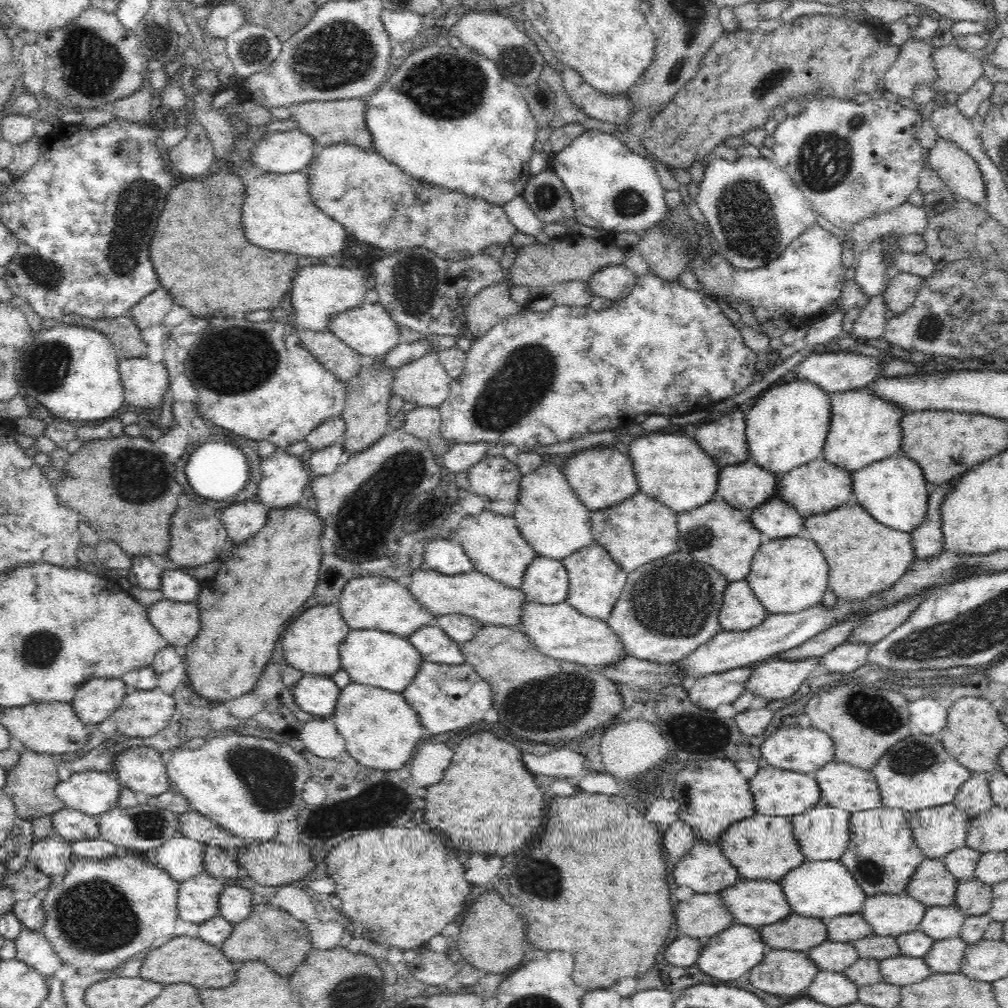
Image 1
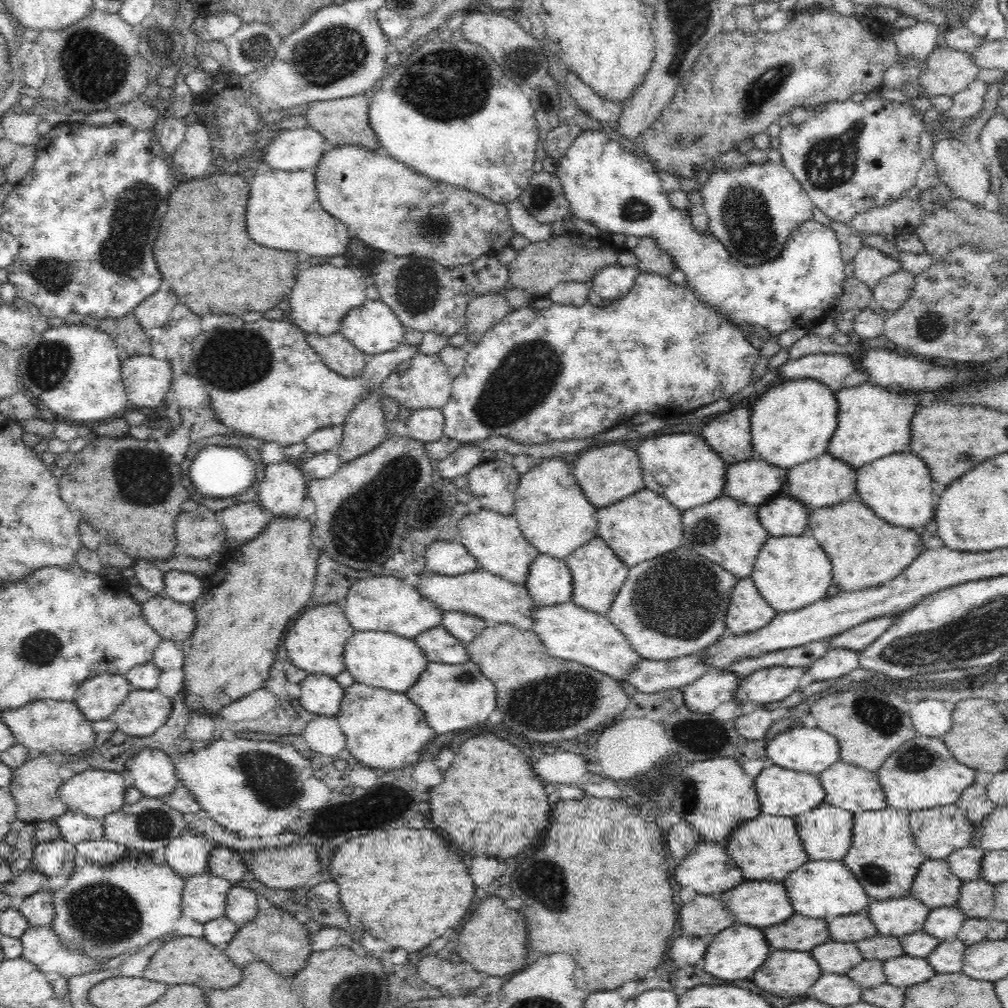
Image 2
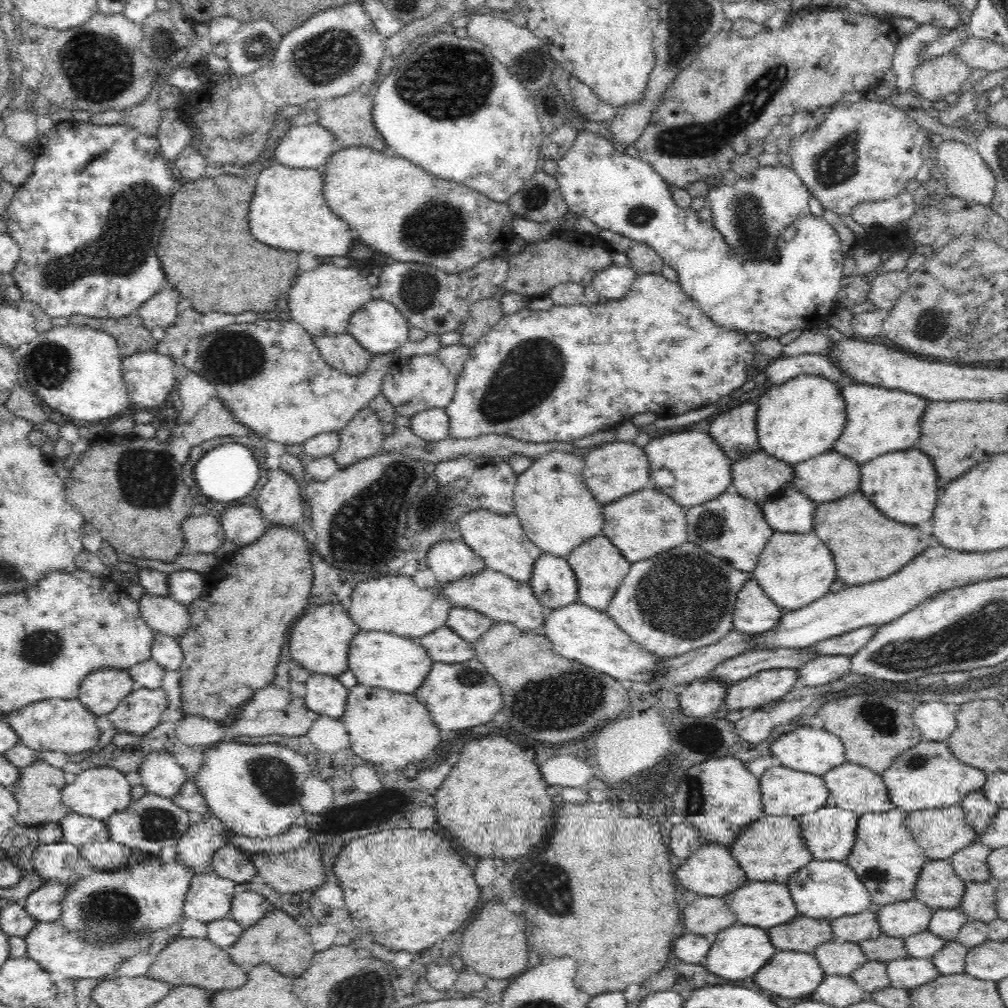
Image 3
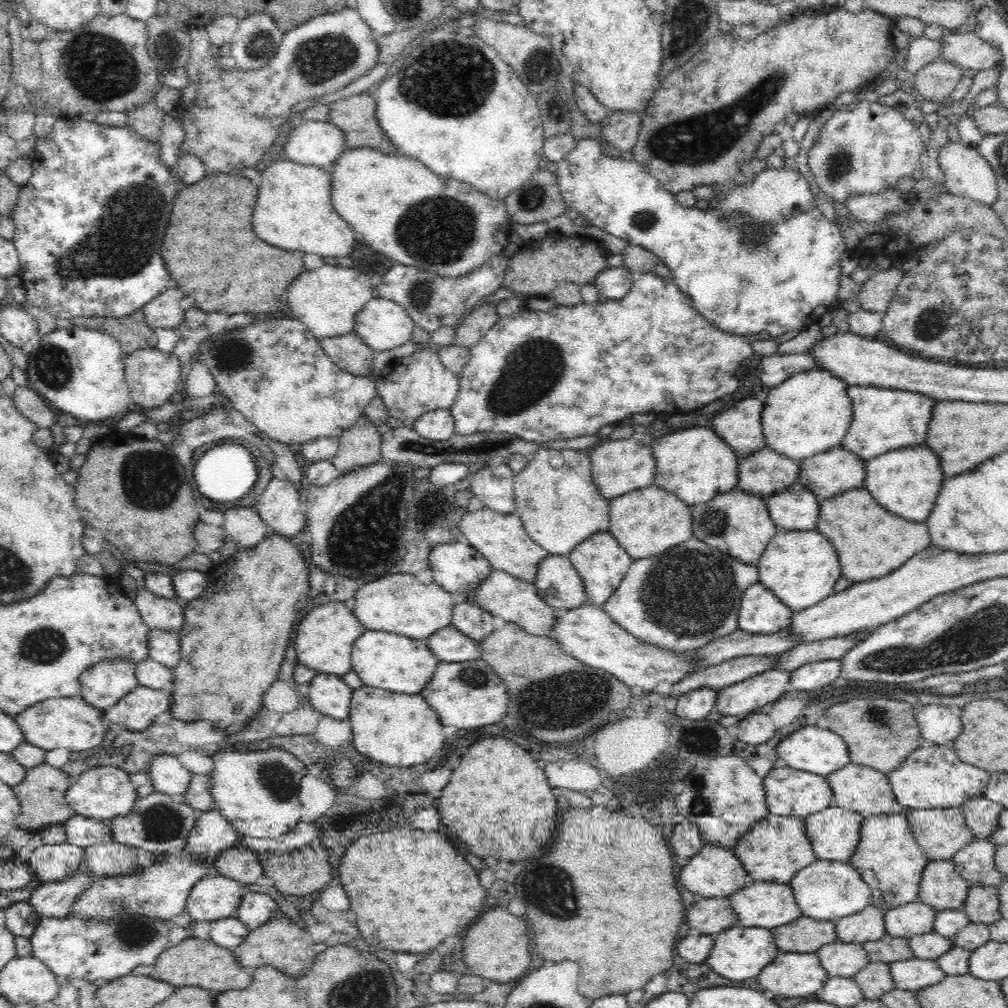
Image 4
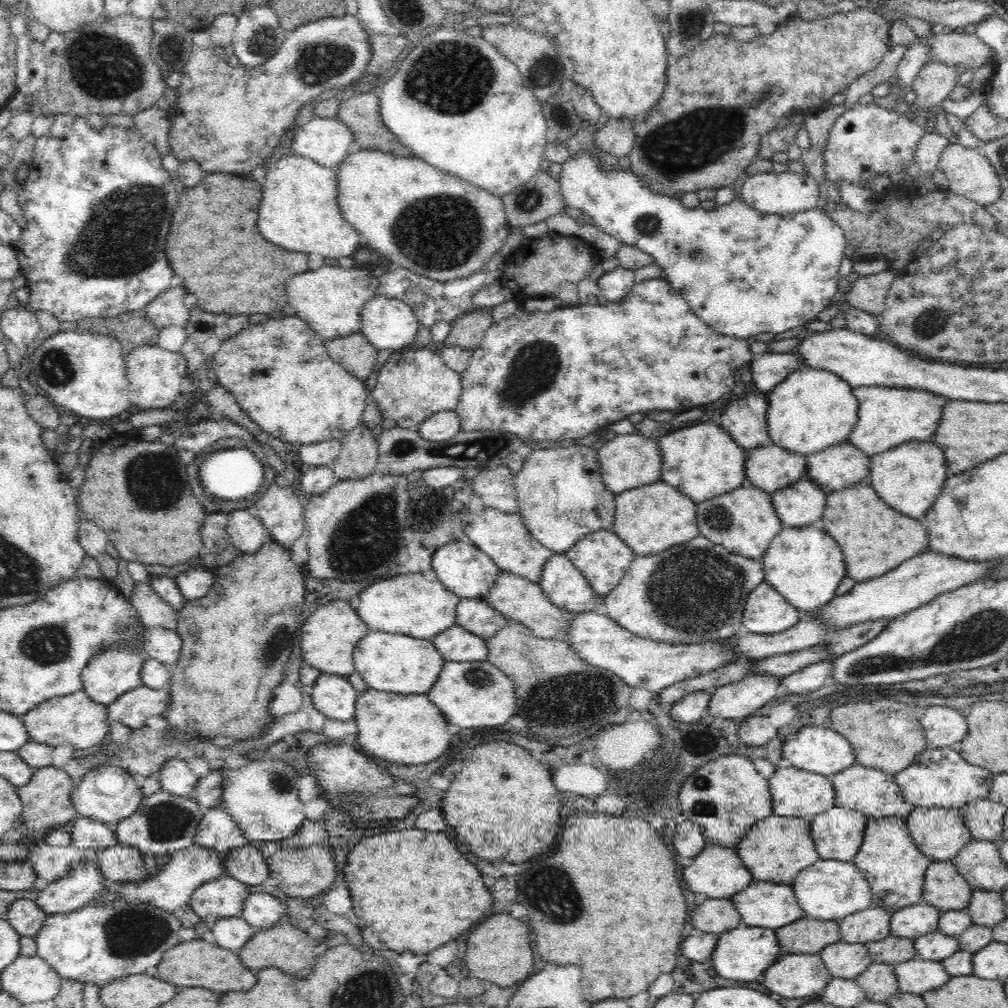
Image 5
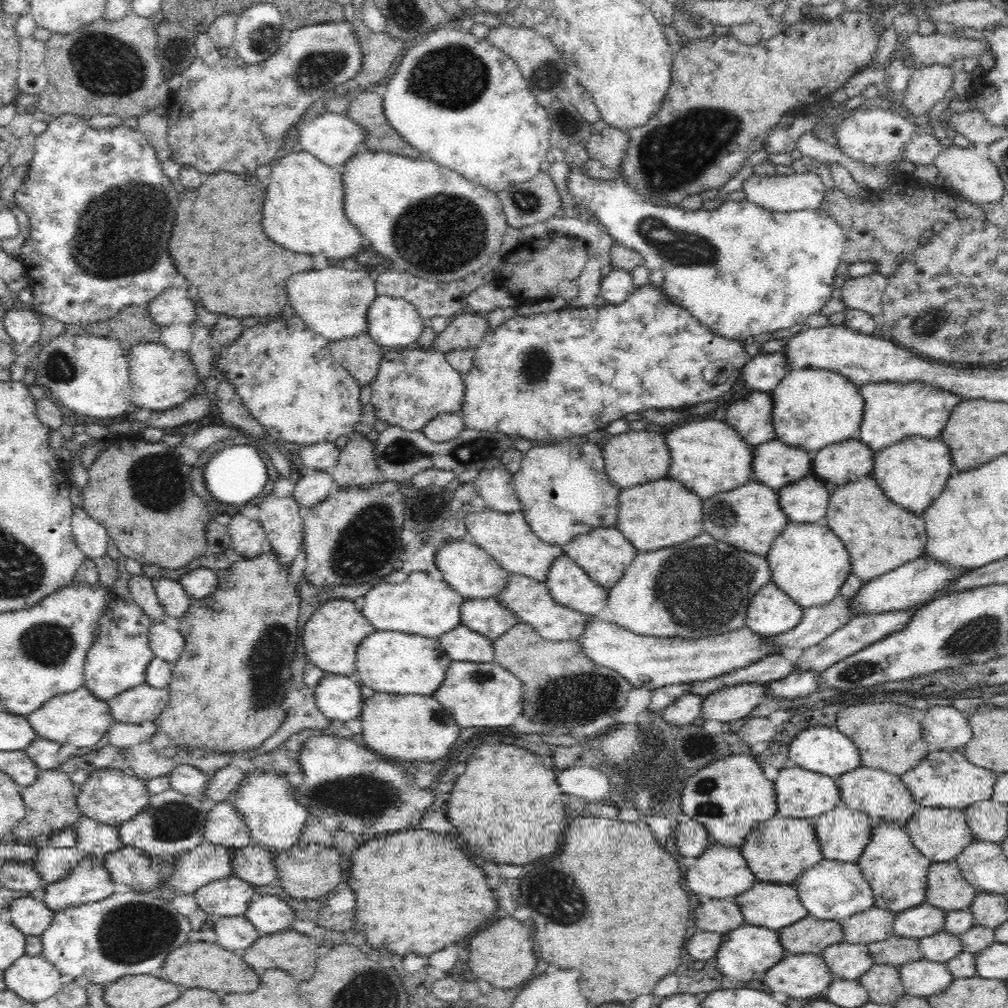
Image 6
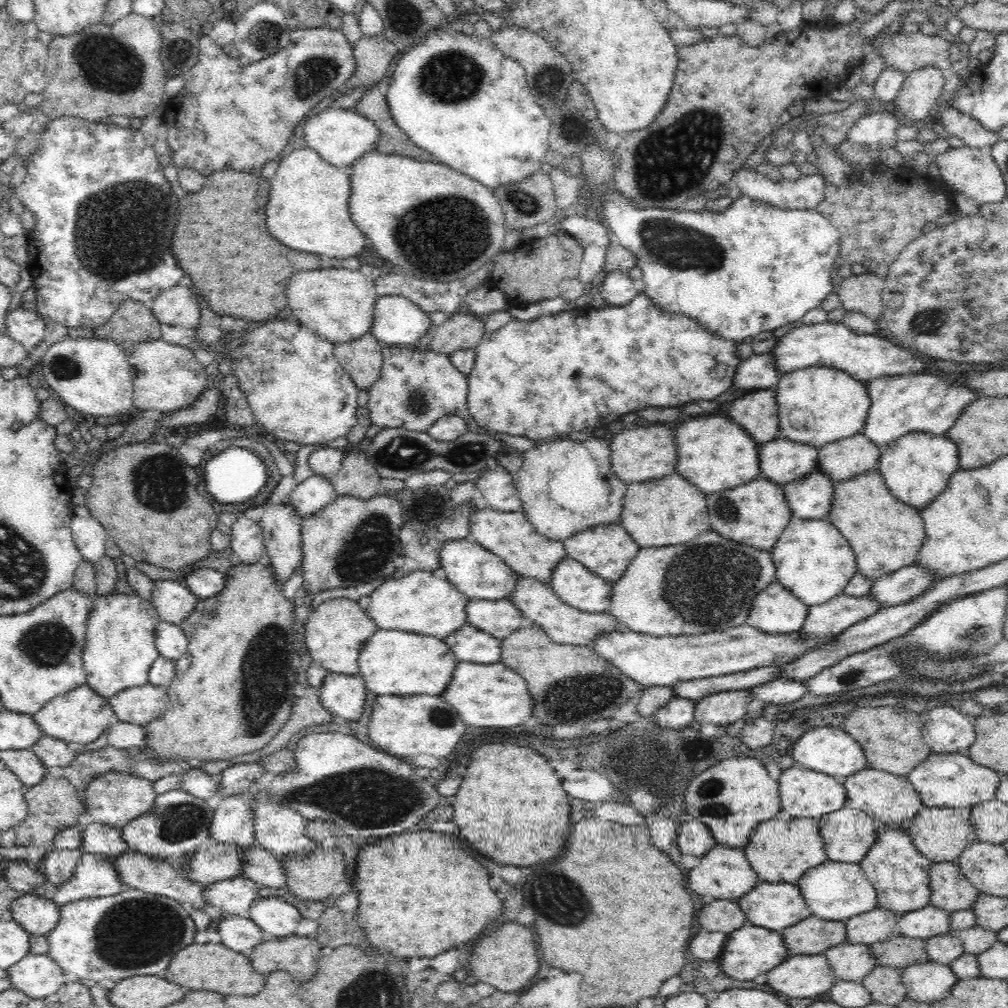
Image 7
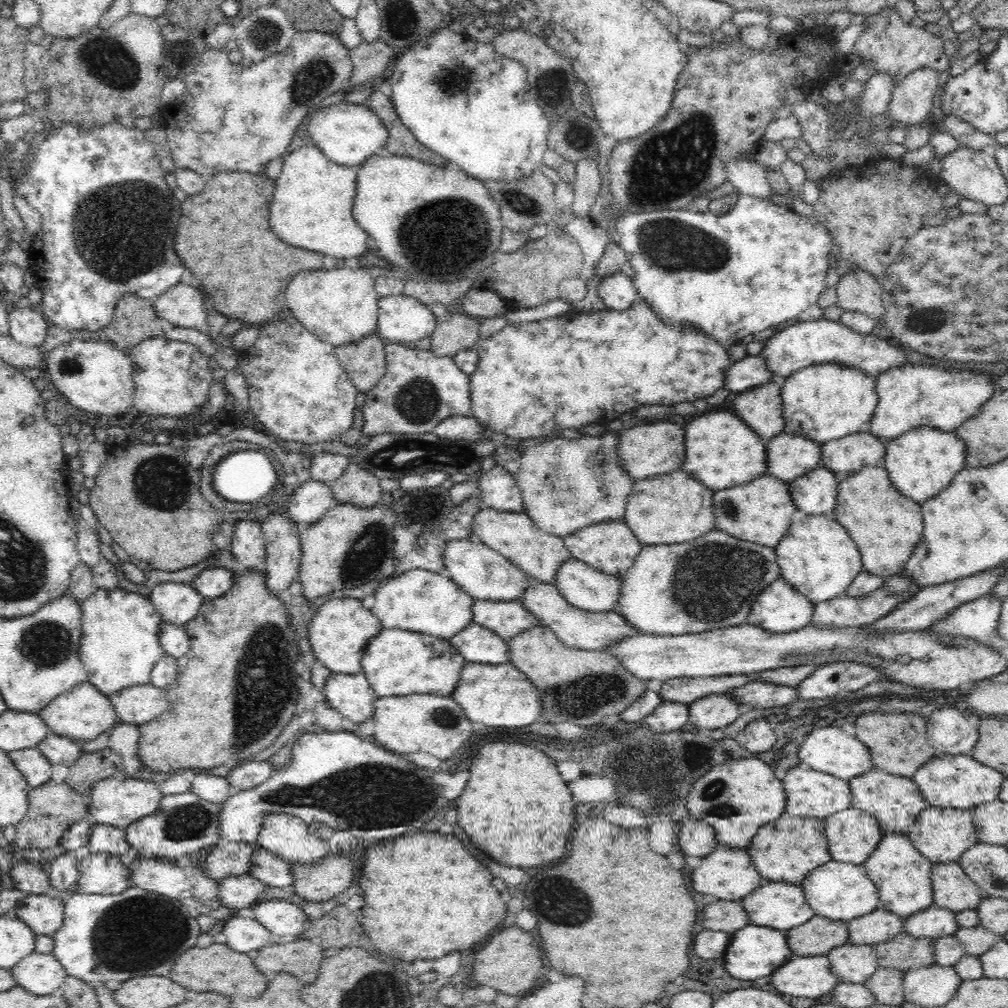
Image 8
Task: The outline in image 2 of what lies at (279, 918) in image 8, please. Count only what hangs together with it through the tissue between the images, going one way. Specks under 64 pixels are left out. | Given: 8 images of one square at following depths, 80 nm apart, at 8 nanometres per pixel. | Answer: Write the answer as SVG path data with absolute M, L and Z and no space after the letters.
M234 885L227 894L224 916L241 926L257 915L256 904L258 899L252 889Z

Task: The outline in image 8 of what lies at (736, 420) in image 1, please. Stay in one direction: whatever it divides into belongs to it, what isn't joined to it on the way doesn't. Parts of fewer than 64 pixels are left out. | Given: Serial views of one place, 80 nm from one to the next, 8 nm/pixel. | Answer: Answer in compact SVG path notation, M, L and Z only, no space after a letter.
M781 380L750 388L733 400L733 412L758 436L769 440L782 433L785 427Z

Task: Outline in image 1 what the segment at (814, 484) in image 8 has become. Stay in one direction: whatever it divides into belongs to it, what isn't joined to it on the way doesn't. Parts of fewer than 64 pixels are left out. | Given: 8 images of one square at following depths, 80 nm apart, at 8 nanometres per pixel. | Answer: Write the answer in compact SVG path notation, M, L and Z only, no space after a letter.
M780 498L750 510L752 524L765 539L780 539L796 536L805 528L805 518Z

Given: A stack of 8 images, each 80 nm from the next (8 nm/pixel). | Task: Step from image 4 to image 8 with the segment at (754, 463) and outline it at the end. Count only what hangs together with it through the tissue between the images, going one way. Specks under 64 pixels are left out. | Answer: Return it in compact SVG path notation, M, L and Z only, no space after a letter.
M780 433L766 441L766 474L790 483L821 466L822 443L803 436Z

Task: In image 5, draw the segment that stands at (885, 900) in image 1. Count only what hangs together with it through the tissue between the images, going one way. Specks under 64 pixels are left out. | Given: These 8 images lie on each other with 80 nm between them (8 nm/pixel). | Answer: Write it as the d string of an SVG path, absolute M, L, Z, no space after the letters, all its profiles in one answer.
M926 902L900 908L891 914L891 934L899 938L916 939L938 928L941 912Z

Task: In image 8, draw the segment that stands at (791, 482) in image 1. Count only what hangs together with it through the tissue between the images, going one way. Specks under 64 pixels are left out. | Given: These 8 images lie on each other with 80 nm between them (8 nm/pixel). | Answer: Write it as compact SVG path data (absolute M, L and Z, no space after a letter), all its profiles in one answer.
M867 429L829 440L821 446L821 466L838 477L845 477L865 466L880 465L885 455L886 442L872 436Z

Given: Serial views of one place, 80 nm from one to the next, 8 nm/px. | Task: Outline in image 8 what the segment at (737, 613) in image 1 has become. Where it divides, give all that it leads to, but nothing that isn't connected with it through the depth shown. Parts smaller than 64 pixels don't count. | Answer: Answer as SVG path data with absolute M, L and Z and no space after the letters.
M778 578L756 597L747 622L770 632L792 632L809 624L814 605L783 578Z

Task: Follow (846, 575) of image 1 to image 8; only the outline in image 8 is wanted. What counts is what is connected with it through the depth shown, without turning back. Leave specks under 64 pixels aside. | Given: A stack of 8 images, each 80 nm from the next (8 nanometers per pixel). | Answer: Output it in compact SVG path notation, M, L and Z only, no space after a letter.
M865 466L862 470L840 477L836 506L831 514L856 542L862 554L863 570L874 576L889 577L904 570L908 558L922 540L924 524L920 506L902 496L893 487L885 466Z

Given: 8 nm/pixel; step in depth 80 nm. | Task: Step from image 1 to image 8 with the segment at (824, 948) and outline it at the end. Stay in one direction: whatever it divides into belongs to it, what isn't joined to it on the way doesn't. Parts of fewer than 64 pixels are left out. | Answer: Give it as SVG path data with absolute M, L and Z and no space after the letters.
M851 943L830 950L827 954L831 969L840 981L863 984L879 967L878 956L872 945Z

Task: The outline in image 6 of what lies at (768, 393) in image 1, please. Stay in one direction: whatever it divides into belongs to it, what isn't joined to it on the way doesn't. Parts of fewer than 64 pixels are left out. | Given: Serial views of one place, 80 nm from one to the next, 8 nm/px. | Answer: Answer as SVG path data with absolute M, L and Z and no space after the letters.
M823 368L788 370L771 391L775 438L788 446L810 452L853 438L859 430L864 412L865 400L859 388L839 372Z

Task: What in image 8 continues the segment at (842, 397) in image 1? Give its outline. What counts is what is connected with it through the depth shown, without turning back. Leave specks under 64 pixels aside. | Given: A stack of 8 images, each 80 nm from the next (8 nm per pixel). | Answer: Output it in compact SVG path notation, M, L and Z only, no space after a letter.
M910 363L886 370L875 377L878 404L865 429L885 442L906 434L912 428L929 426L944 432L954 431L998 392L992 377L968 369L945 369Z

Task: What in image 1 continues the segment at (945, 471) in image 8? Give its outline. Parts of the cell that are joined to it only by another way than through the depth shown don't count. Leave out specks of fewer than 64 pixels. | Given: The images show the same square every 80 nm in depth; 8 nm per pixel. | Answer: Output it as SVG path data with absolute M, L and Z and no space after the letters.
M898 454L853 471L853 493L866 512L880 524L902 532L912 532L923 522L929 494L923 470L909 456Z

